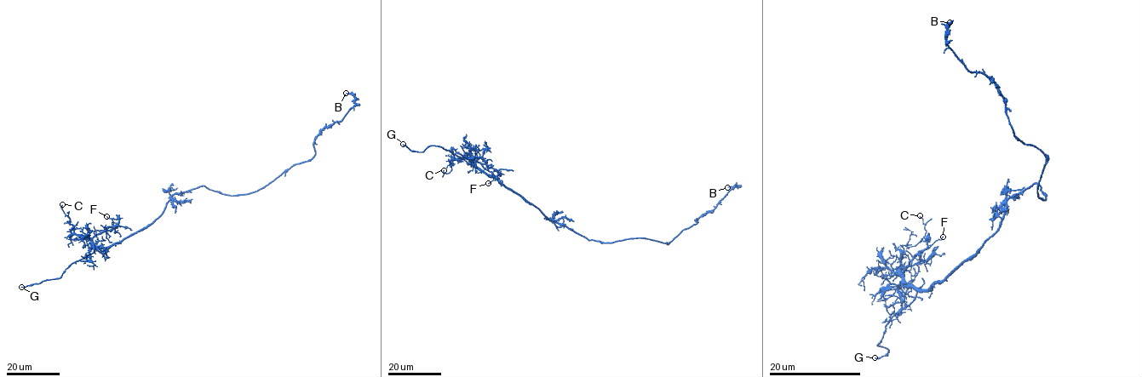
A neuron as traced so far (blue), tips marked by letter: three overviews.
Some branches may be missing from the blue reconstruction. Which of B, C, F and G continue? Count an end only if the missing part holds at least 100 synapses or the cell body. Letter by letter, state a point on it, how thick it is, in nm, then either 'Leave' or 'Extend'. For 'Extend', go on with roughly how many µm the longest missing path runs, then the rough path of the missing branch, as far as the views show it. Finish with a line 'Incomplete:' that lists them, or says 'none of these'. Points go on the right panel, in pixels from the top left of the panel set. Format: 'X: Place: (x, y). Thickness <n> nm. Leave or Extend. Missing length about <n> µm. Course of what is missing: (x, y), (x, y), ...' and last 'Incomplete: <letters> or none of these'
B: Place: (949, 22). Thickness 200 nm. Leave
C: Place: (920, 215). Thickness 100 nm. Leave
F: Place: (943, 237). Thickness 110 nm. Leave
G: Place: (875, 357). Thickness 180 nm. Extend. Missing length about 30 µm
Incomplete: G

